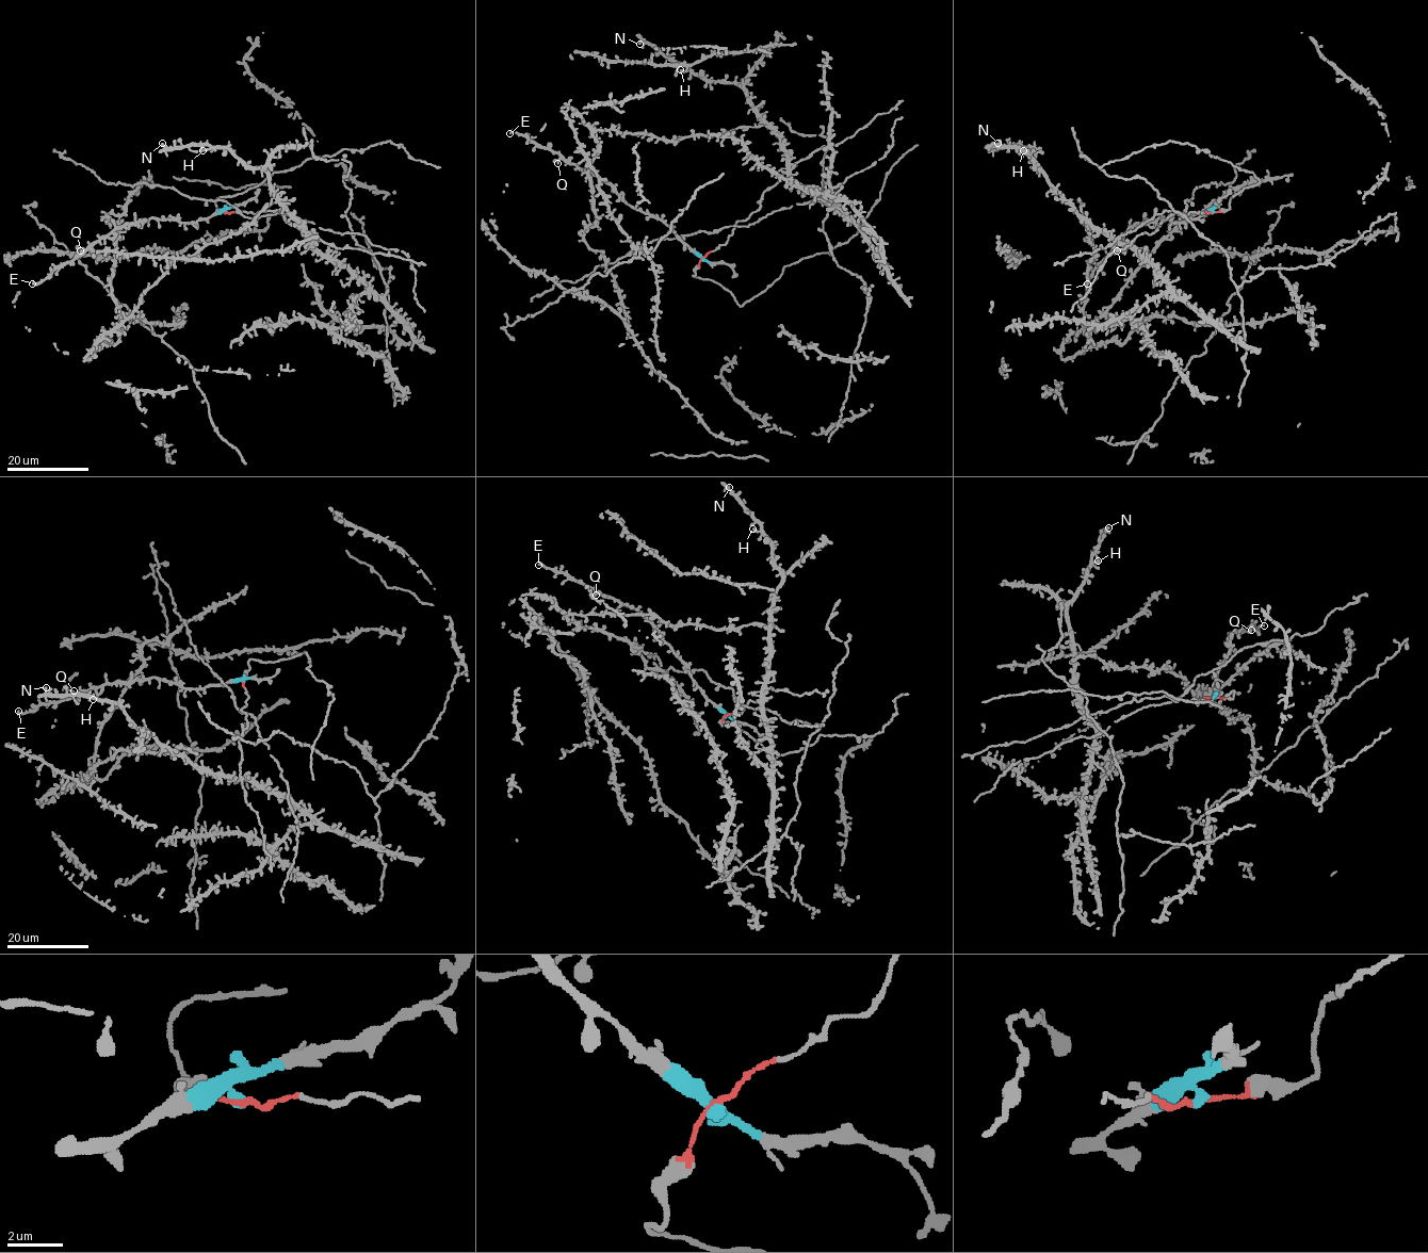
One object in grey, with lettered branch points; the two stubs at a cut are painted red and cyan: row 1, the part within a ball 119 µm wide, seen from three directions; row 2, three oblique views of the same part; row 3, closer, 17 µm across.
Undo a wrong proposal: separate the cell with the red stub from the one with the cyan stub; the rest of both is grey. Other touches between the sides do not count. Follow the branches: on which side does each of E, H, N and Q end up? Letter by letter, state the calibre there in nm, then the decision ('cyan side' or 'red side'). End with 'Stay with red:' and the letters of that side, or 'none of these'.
E: 180 nm thick; cyan side
H: 400 nm thick; red side
N: 340 nm thick; red side
Q: 280 nm thick; cyan side
Stay with red: H, N

